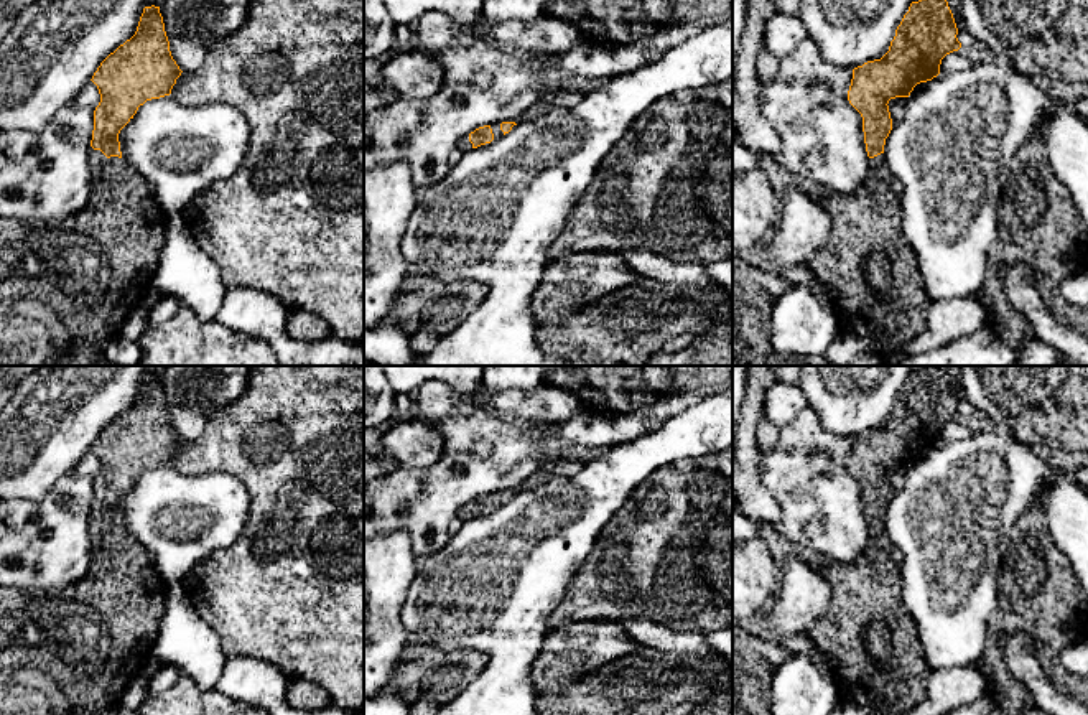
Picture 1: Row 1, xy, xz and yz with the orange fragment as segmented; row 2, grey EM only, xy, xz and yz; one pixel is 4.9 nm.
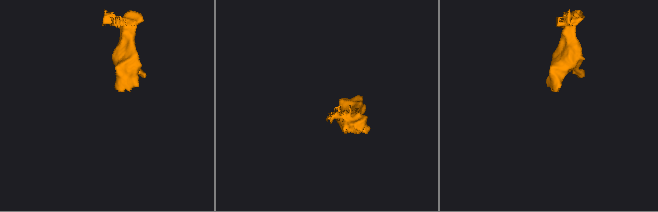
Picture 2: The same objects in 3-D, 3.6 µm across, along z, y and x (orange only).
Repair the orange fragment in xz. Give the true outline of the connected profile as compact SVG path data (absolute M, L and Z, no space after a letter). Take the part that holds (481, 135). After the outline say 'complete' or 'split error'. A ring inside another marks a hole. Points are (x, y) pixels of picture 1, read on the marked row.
M502 122L484 125L466 135L459 143L458 148L463 153L467 153L472 148L481 145L491 143L494 138L500 138L502 135L509 133L512 127L517 125L515 122Z; split error

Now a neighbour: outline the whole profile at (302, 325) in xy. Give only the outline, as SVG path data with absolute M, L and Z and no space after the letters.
M303 310L288 313L285 329L290 336L300 341L321 341L331 334L329 325L321 316Z

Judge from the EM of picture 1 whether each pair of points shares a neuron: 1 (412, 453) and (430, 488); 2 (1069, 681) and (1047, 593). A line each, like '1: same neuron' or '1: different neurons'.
1: different neurons
2: same neuron

